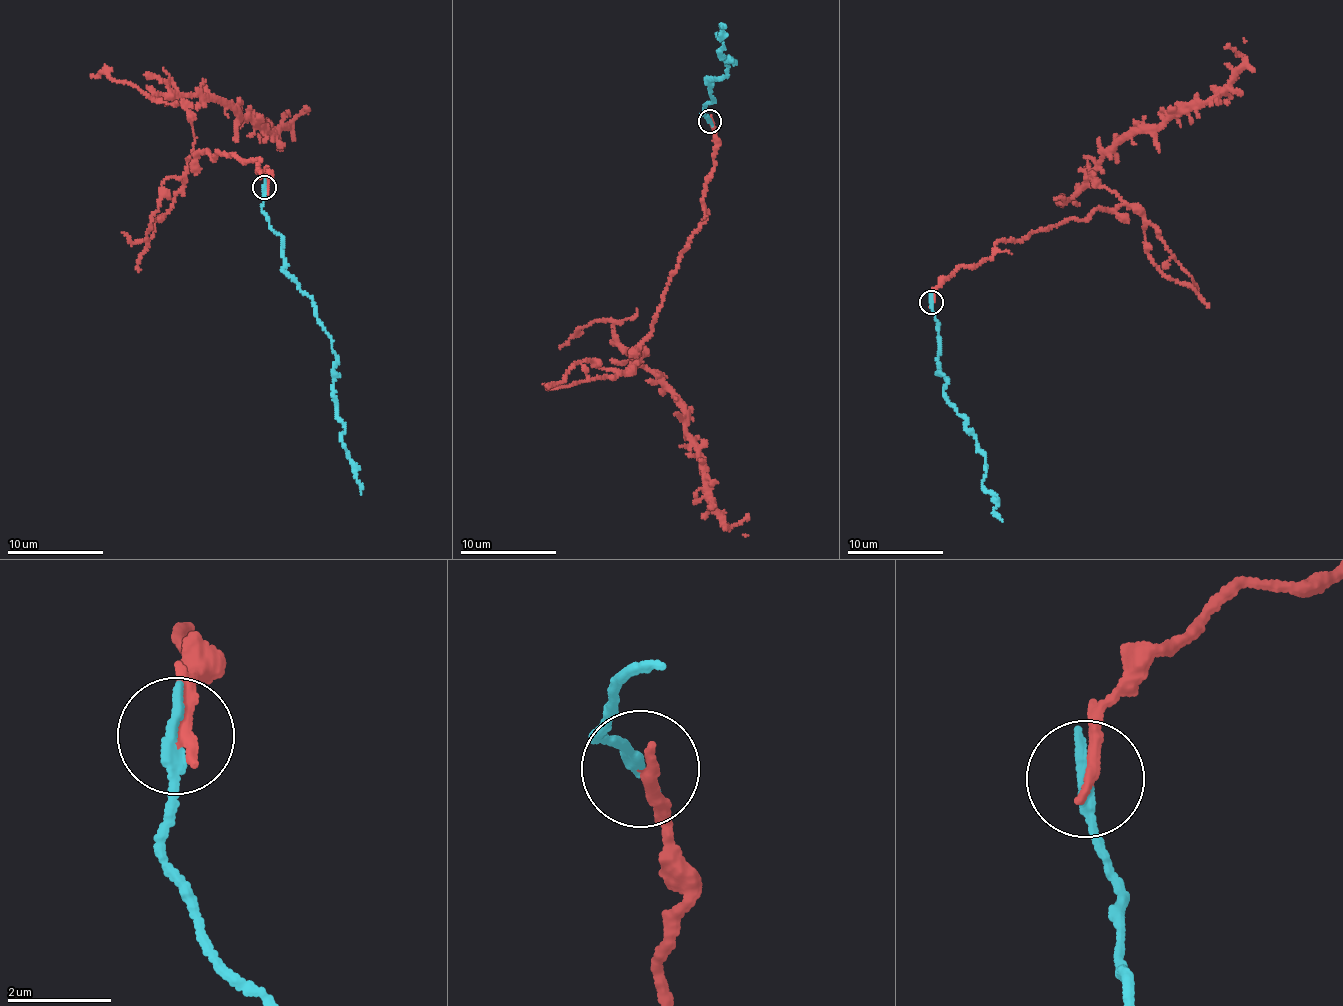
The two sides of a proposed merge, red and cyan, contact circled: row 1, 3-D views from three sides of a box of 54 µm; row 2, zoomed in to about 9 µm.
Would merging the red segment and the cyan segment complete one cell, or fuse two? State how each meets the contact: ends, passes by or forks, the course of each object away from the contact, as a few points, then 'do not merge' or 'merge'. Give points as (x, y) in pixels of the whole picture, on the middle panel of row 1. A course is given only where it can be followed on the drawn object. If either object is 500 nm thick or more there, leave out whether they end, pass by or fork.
red ends; cyan ends; course red (710, 121), (716, 153), (707, 214), (636, 362), (644, 354), (636, 360), (686, 416), (709, 507), (748, 535); course cyan (710, 121), (700, 113), (713, 101), (707, 79), (727, 74), (725, 62), (735, 62), (720, 56), (721, 26); do not merge

